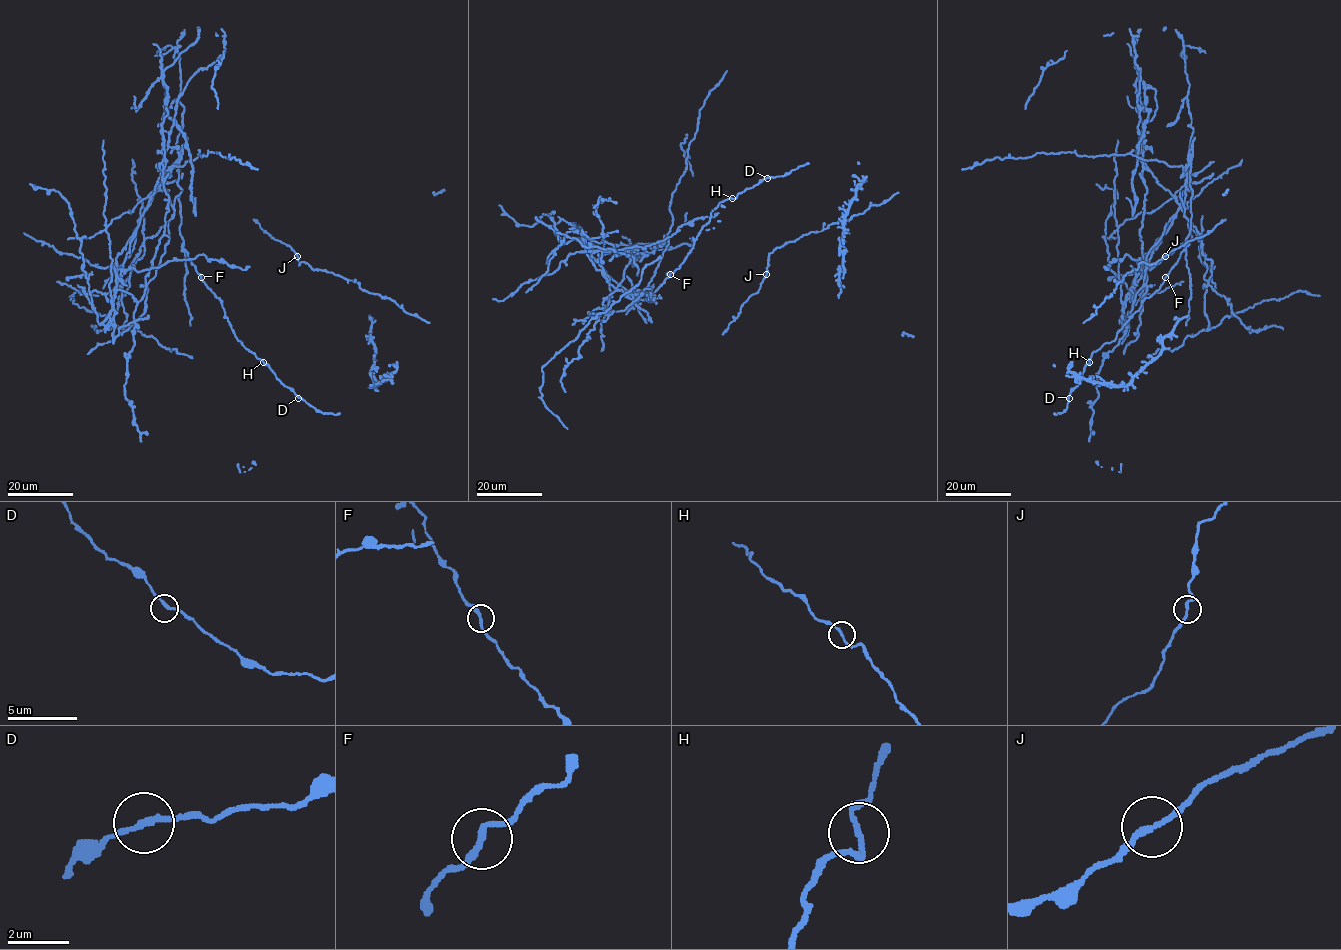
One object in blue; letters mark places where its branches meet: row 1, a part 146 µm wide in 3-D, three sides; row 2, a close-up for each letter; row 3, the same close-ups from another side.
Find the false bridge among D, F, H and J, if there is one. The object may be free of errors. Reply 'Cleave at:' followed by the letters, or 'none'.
Cleave at: F

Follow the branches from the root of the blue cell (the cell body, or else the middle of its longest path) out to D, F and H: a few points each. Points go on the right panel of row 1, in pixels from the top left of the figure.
D: (1145, 298), (1115, 338), (1092, 352), (1069, 398)
F: (1145, 298), (1160, 288), (1166, 277)
H: (1145, 298), (1115, 338), (1094, 351), (1089, 361)

